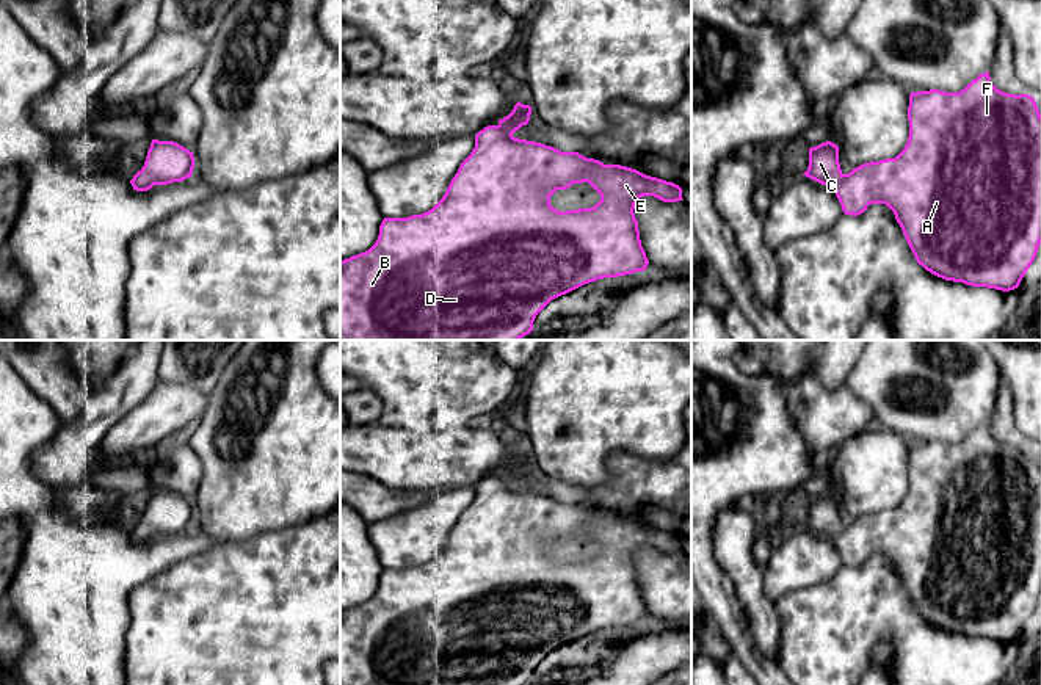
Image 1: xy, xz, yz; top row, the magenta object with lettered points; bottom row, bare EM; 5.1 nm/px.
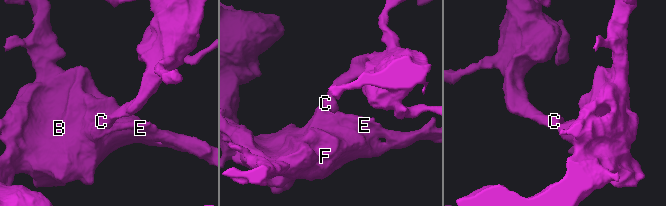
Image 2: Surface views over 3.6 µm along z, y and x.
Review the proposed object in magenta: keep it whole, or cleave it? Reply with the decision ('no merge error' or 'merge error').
no merge error

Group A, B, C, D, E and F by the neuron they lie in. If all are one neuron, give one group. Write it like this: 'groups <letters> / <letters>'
groups A B C D E F

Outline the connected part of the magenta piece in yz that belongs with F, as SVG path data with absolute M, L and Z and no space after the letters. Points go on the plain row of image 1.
M985 423L959 444L911 444L908 472L908 494L895 509L864 514L843 525L837 495L826 492L809 500L809 517L803 527L829 536L845 566L858 567L870 555L886 555L917 614L931 625L972 638L1017 640L1041 594L1041 466L1035 450L997 440Z

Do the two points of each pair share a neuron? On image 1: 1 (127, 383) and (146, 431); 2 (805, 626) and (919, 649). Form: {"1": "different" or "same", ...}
{"1": "different", "2": "same"}

